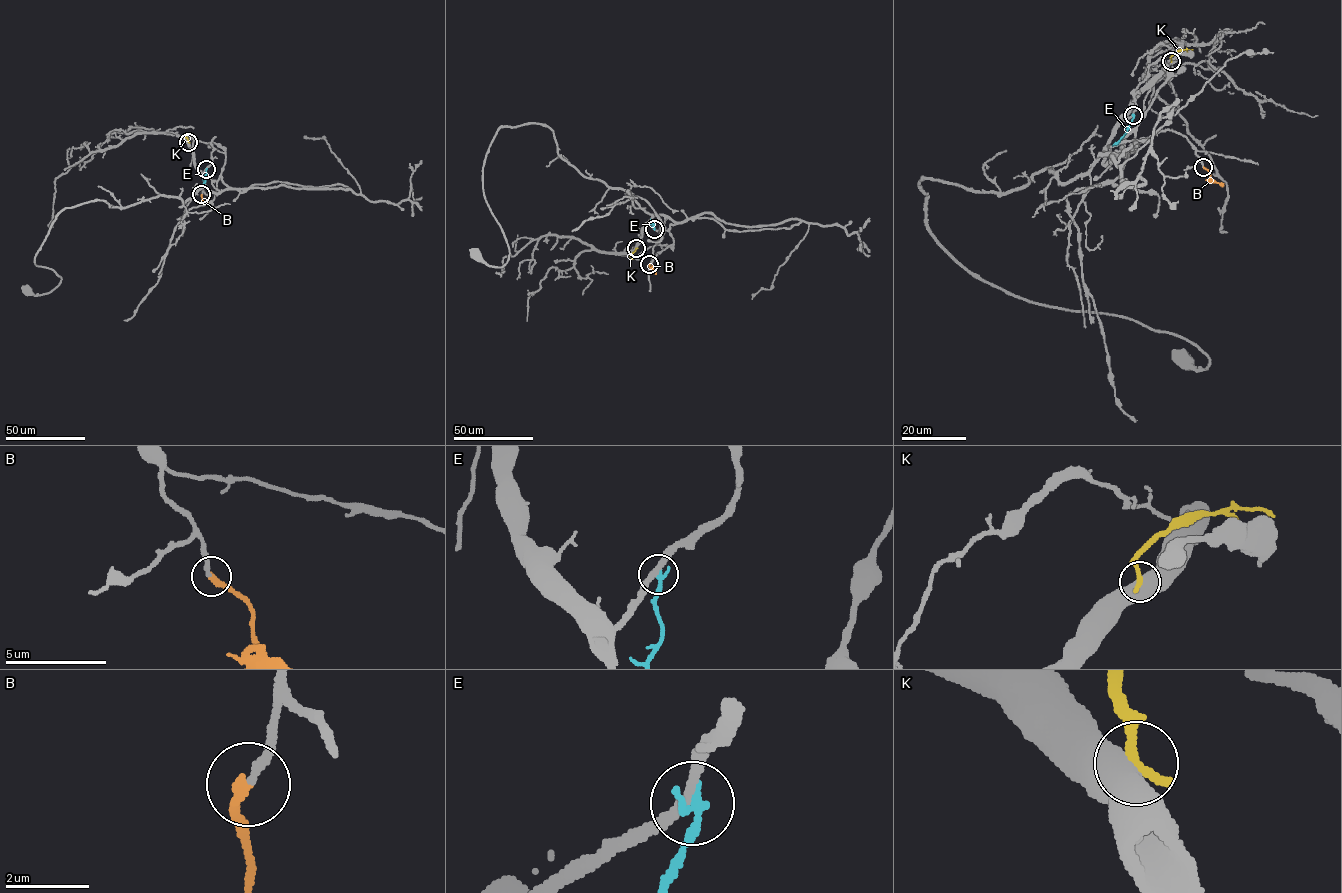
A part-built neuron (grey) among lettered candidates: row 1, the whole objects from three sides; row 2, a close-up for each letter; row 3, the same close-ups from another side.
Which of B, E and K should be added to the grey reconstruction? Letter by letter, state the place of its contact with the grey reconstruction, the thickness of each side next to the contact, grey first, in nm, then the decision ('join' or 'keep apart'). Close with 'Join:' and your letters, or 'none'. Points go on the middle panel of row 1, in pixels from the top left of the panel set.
B: contact (649, 264); calibres 200 and 260 nm; keep apart
E: contact (654, 229); calibres 240 and 240 nm; keep apart
K: contact (636, 248); calibres 750 and 300 nm; keep apart
Join: none

